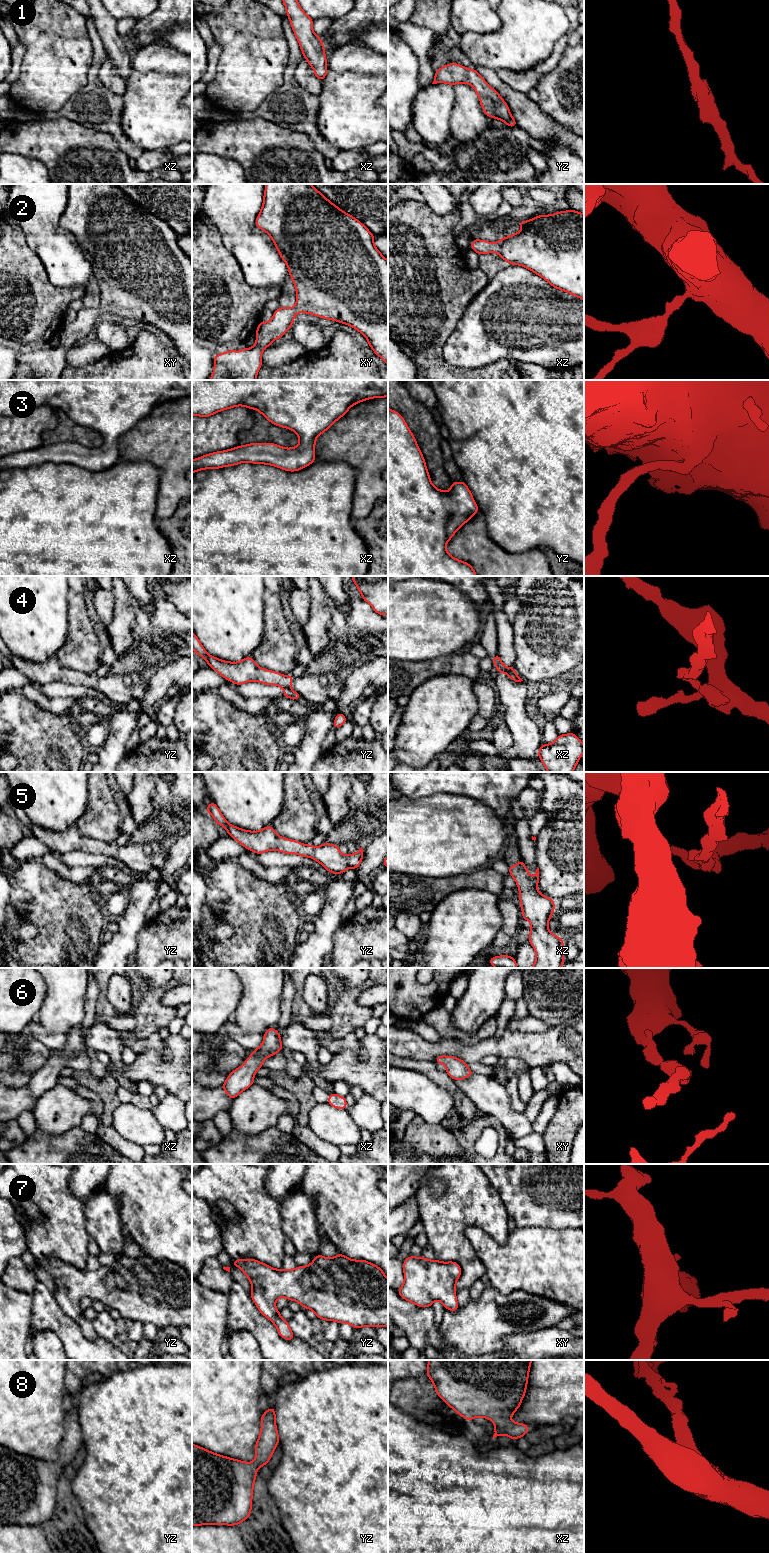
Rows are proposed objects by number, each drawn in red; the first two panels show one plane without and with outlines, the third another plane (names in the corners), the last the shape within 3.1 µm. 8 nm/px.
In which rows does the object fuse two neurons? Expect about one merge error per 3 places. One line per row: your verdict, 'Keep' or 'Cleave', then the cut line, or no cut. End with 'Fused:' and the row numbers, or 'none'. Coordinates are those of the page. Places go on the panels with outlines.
1: Keep. No split
2: Keep. No split
3: Keep. No split
4: Cleave. Split along xz (513, 667), (509, 667), (505, 672)
5: Keep. No split
6: Keep. No split
7: Keep. No split
8: Keep. No split
Fused: 4

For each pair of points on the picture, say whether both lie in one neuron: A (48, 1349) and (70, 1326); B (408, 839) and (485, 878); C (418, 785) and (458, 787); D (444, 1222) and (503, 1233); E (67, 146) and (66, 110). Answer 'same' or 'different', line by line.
A: different
B: different
C: same
D: same
E: different

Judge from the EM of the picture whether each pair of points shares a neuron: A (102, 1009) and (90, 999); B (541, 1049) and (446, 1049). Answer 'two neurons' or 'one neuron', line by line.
A: two neurons
B: one neuron

